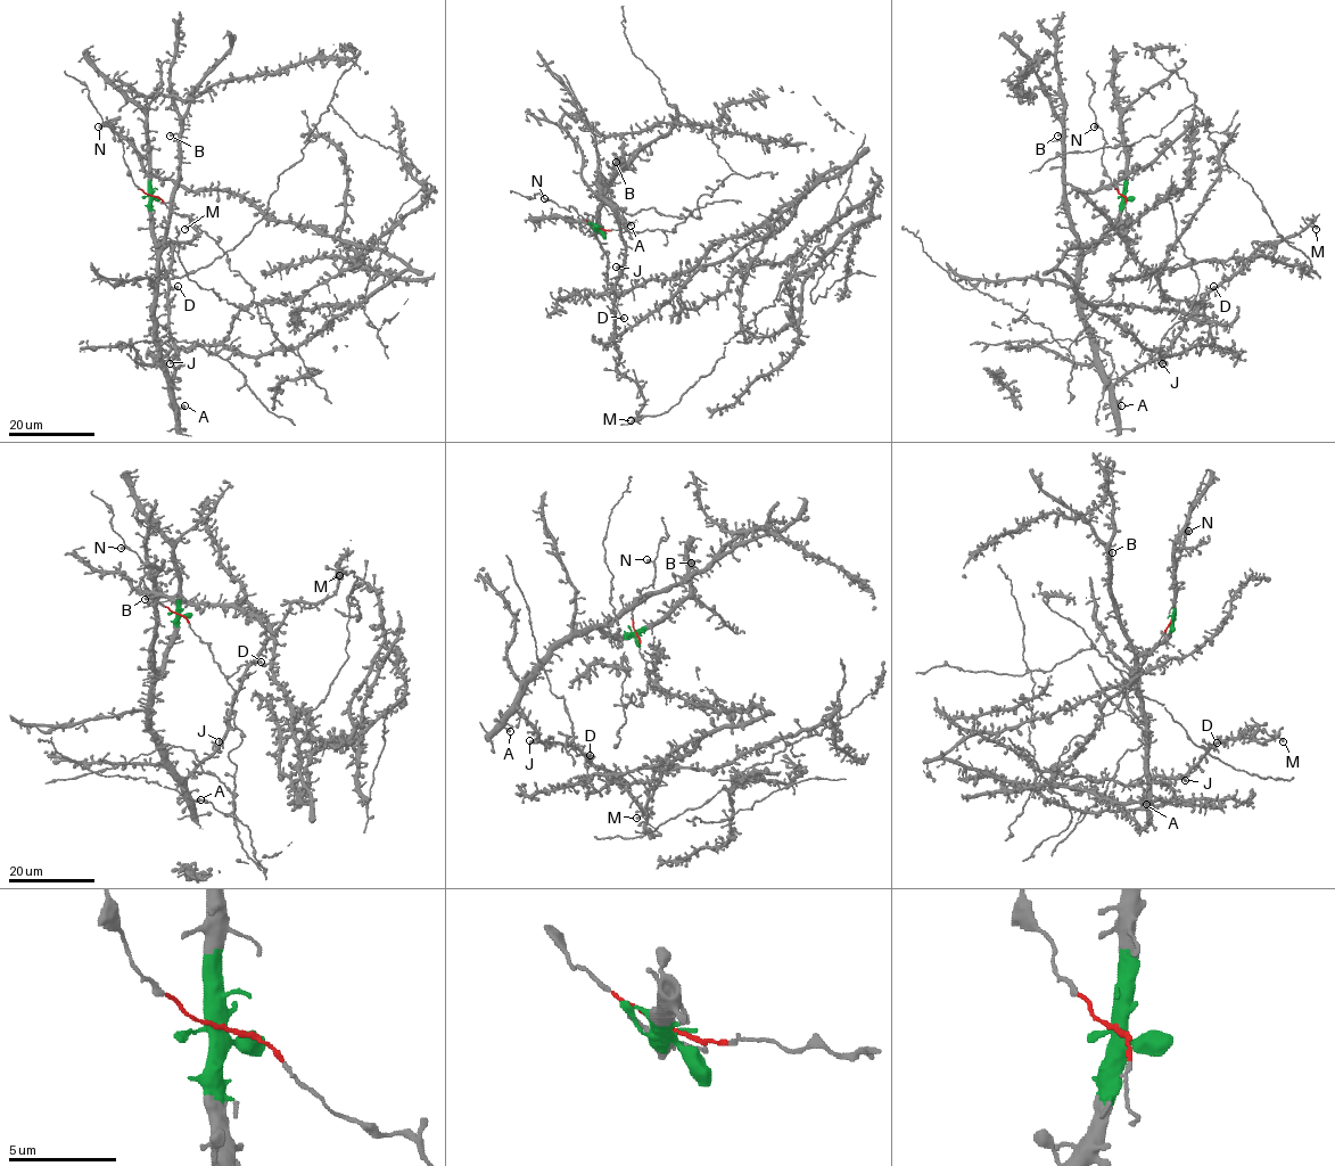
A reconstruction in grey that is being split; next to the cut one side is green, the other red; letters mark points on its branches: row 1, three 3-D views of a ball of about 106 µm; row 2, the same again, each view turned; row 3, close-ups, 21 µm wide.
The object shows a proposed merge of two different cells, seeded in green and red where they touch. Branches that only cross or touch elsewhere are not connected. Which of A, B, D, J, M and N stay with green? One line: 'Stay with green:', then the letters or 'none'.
Stay with green: A, B, D, J, M

